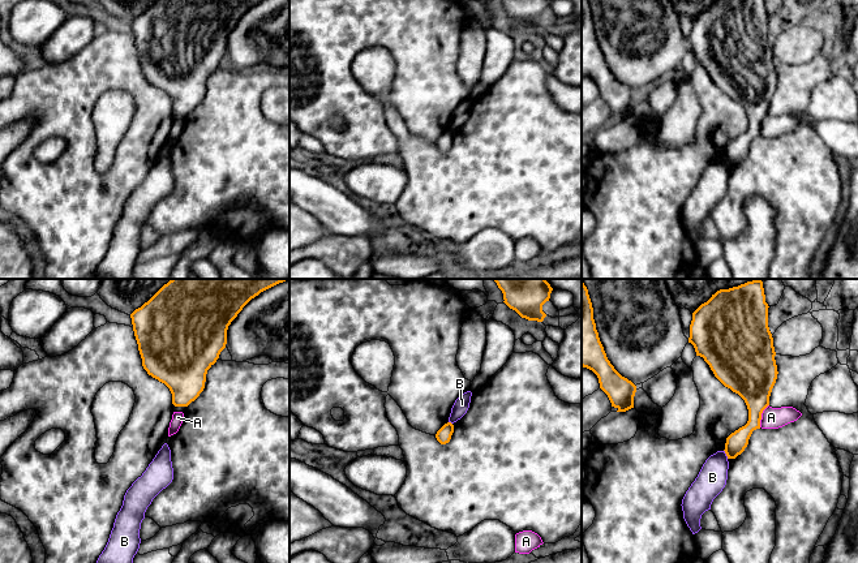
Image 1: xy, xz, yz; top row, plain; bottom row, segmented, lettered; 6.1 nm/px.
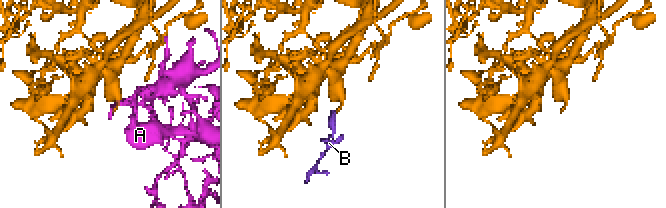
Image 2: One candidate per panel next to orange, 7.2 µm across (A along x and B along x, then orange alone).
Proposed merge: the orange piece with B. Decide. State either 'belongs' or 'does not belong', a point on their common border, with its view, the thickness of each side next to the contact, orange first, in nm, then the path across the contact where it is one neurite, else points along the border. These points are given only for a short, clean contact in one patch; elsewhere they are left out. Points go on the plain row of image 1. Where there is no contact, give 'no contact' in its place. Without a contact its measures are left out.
does not belong; meets orange in yz at (725, 160); 130 nm thick on the orange side, 180 nm on the other; border along yz (724, 158), (728, 166)

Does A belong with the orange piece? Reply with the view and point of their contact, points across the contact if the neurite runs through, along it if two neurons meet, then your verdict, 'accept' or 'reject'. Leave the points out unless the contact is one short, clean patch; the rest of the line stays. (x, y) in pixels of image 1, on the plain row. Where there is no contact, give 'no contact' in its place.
contact yz (760, 124); reject

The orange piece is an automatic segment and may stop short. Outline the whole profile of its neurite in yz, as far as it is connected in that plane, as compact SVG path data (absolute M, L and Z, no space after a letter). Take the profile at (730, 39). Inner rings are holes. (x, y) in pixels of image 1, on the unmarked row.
M716 0L694 21L690 46L696 64L704 66L715 85L738 102L748 117L748 129L726 146L725 162L735 167L748 152L754 138L760 137L763 119L769 113L769 104L777 87L776 60L768 35L768 12L764 0Z

